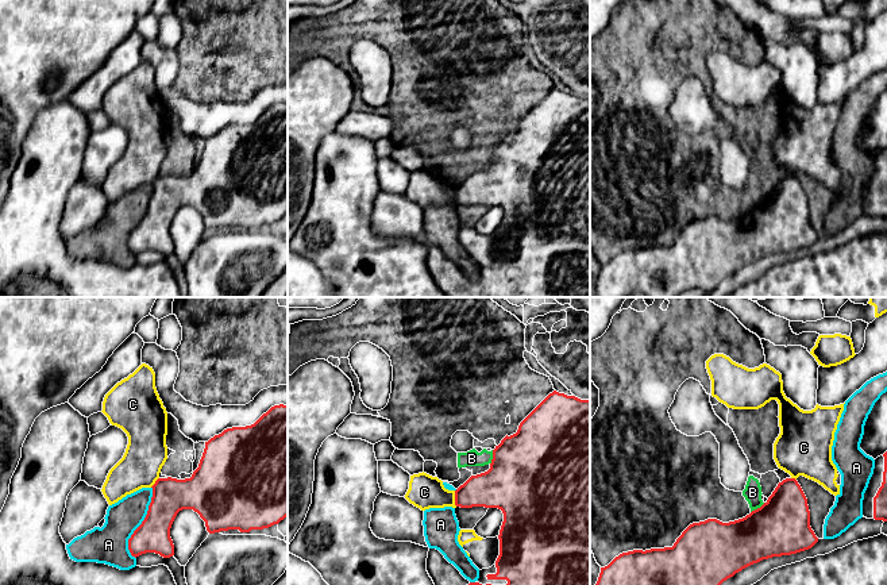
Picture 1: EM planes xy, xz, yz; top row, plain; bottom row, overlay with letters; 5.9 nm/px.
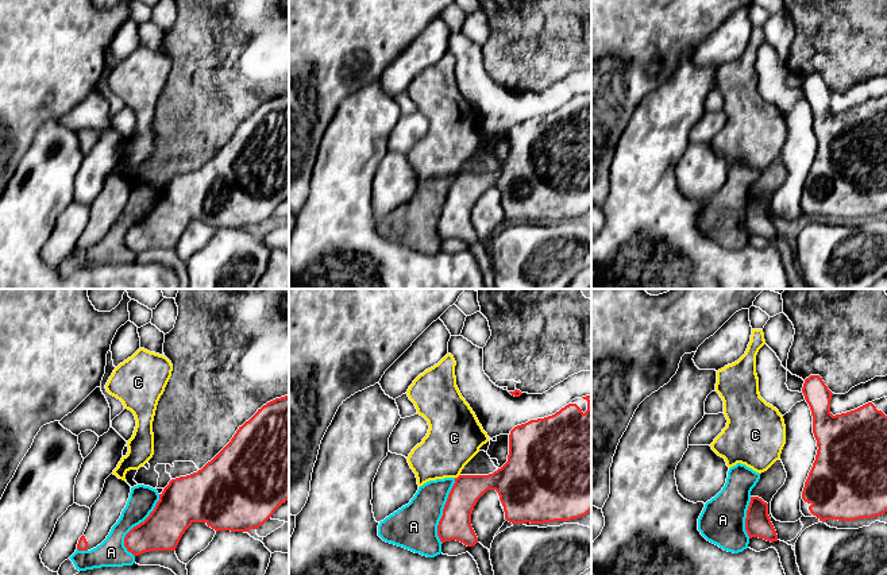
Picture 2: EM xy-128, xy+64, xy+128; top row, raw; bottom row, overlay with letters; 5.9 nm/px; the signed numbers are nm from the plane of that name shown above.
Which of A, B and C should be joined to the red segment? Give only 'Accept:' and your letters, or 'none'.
Accept: C

